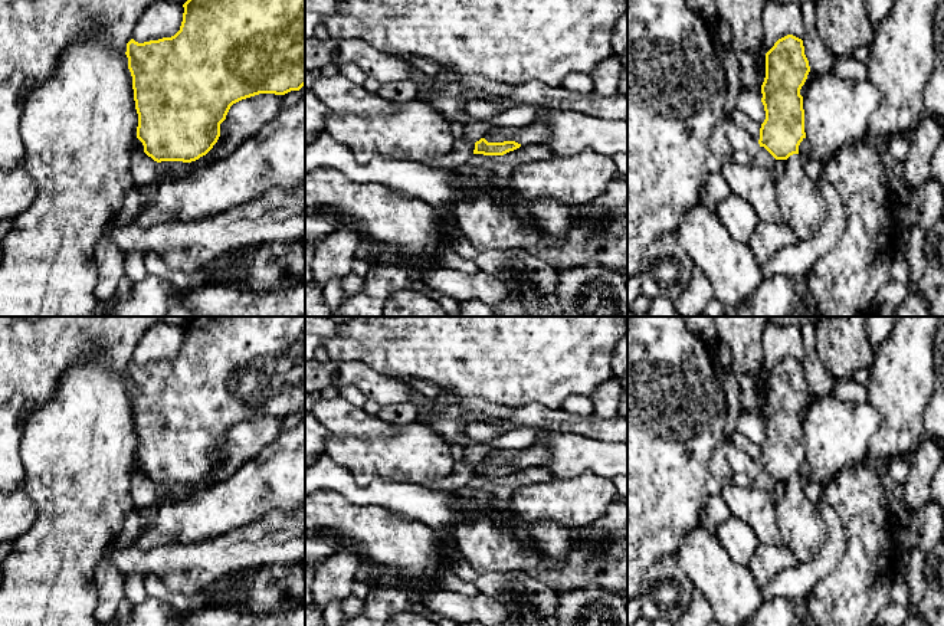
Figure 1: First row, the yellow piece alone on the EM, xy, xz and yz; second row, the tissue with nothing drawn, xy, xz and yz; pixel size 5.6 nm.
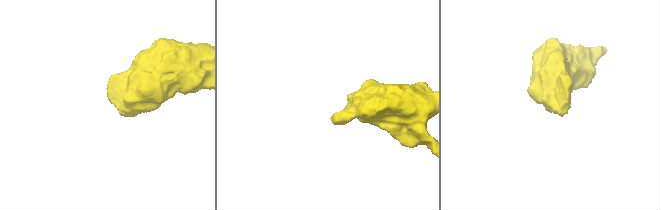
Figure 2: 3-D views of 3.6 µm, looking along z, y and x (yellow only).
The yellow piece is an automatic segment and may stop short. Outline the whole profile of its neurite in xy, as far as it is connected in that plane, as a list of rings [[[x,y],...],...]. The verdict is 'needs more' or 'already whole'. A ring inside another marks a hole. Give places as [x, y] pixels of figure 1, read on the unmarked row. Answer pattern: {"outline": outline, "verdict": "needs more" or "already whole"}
{"outline": [[[191,317],[183,327],[180,353],[171,360],[138,366],[127,366],[128,391],[132,399],[135,432],[138,436],[137,461],[144,468],[144,475],[154,484],[191,485],[206,478],[220,459],[220,446],[226,442],[230,429],[242,422],[259,417],[285,417],[299,413],[305,407],[305,317]]], "verdict": "already whole"}

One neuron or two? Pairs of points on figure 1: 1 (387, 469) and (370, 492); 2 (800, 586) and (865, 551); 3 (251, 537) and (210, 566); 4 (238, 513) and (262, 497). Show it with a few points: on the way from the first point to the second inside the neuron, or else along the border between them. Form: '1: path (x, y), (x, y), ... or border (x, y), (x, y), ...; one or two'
1: border (348, 469), (361, 485), (374, 479), (415, 484); two
2: border (846, 537), (843, 554), (810, 593); two
3: path (241, 547), (220, 559); one
4: path (243, 507), (256, 497); one

